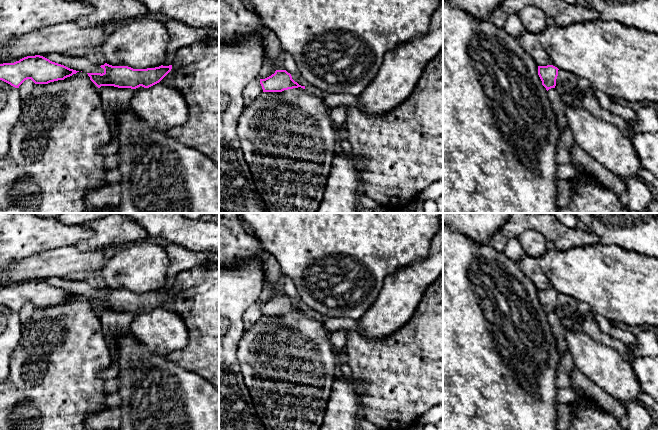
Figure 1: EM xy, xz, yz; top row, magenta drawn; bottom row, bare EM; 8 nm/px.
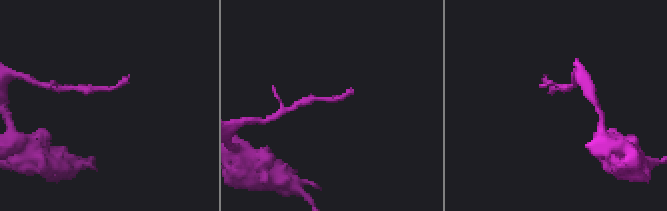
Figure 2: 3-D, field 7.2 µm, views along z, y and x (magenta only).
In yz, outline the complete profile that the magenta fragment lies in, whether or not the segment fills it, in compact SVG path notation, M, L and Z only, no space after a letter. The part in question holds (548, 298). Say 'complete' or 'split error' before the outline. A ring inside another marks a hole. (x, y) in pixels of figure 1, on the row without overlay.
complete; M553 289L538 290L538 299L542 305L542 309L547 315L555 312L558 294L559 293Z

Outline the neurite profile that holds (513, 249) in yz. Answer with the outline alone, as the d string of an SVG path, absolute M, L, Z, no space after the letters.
M511 239L506 244L503 253L514 261L521 259L526 254L518 239Z

